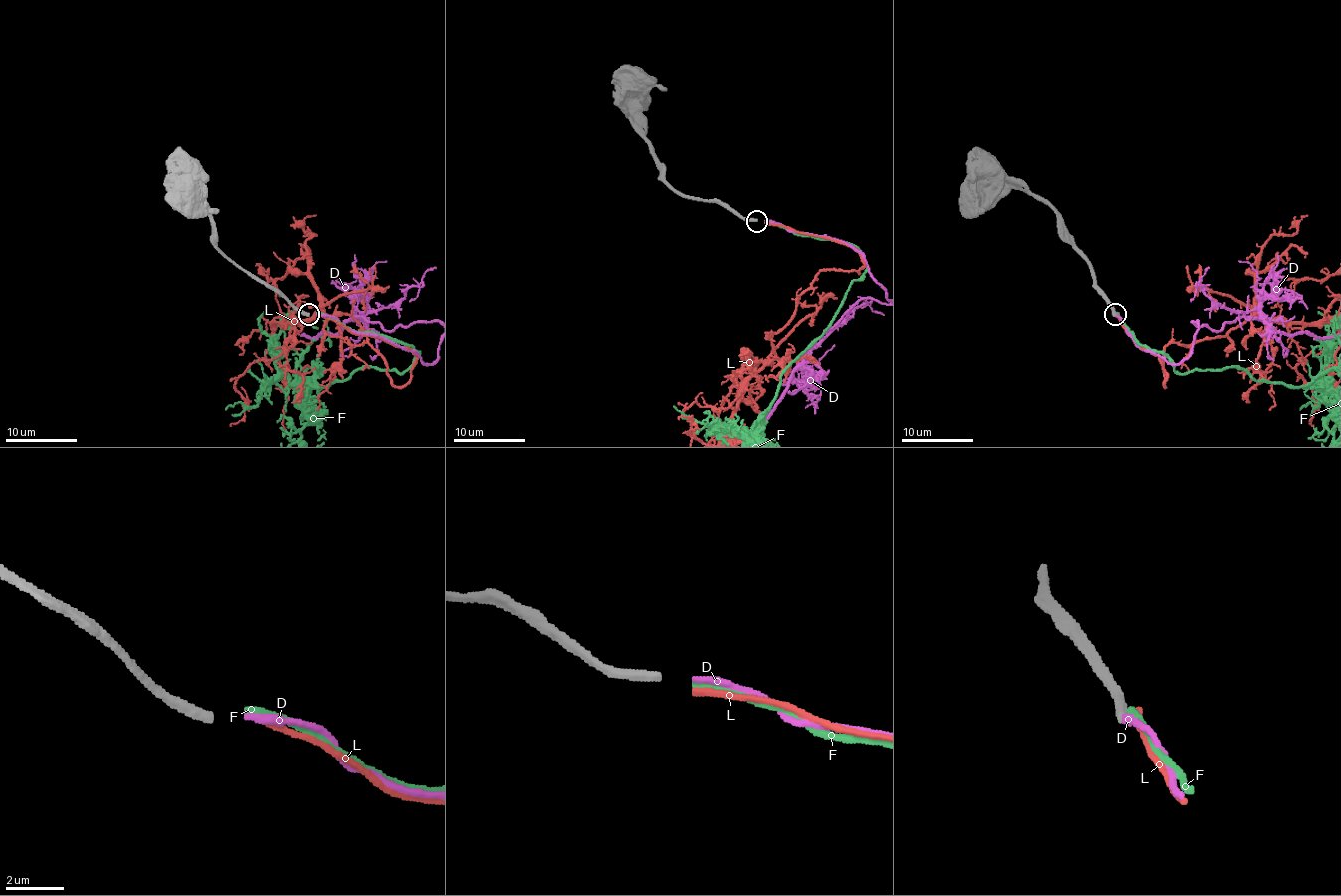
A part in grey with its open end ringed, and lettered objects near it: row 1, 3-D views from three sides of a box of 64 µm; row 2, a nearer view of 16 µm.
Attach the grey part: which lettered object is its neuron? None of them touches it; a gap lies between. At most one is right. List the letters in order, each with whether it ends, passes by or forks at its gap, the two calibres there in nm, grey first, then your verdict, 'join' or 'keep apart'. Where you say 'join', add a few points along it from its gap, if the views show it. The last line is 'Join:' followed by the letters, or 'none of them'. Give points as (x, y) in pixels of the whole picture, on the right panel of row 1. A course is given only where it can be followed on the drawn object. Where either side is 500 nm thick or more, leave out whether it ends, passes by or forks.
D: it ends | 360/240 nm | keep apart
F: it ends | 360/260 nm | keep apart
L: it ends | 360/240 nm | keep apart
Join: none of them

